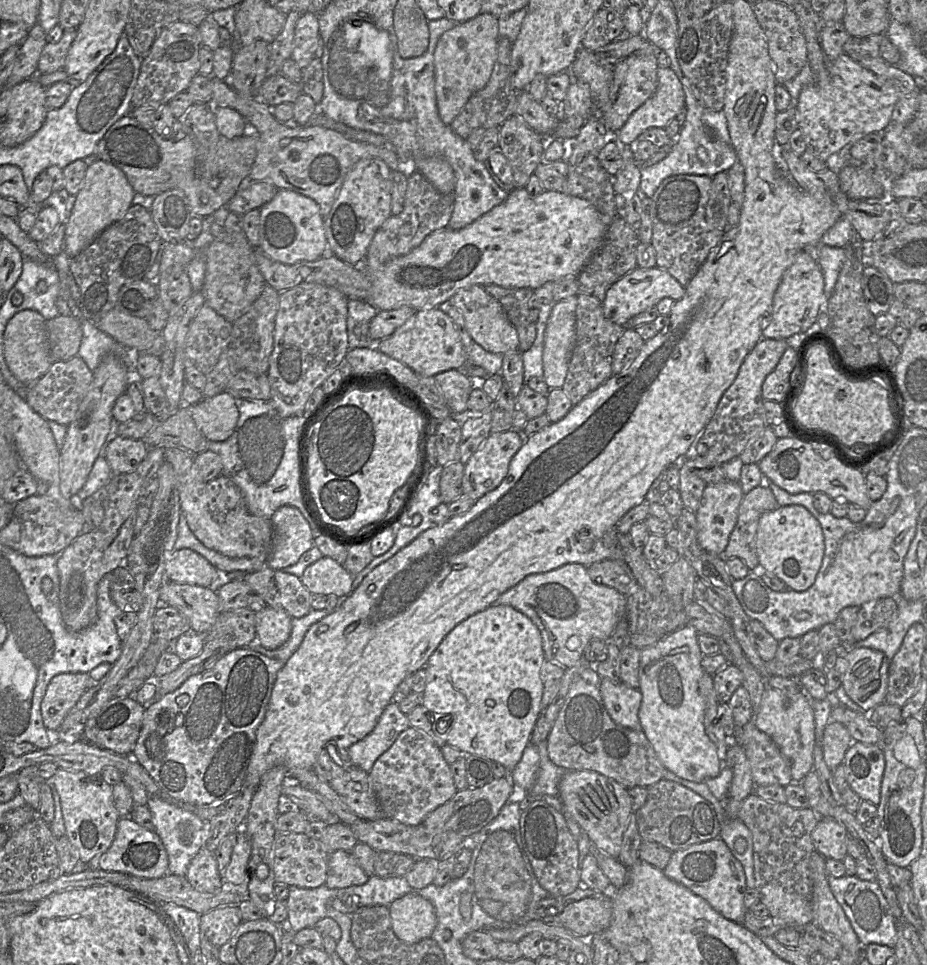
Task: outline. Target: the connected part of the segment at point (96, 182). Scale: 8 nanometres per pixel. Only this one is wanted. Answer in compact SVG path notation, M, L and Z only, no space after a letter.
M92 158L88 161L83 186L76 194L76 200L65 230L65 251L69 258L78 255L104 229L123 218L136 192L127 180L126 175L118 167Z

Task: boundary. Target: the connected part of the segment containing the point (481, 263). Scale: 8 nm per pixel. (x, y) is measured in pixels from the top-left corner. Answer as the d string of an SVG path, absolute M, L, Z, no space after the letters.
M515 187L509 192L509 195L502 203L492 208L489 212L482 215L471 224L458 230L450 229L448 226L435 230L430 233L421 242L421 244L414 248L410 253L397 257L384 264L382 267L379 267L378 269L367 270L365 267L363 267L363 262L356 267L362 268L362 270L370 279L371 287L367 302L376 307L379 311L396 309L402 306L409 306L415 310L431 309L438 307L446 300L450 300L450 298L457 291L469 288L473 285L485 286L489 284L496 284L505 288L531 288L535 290L548 281L556 282L564 277L578 276L593 254L600 247L607 229L608 225L605 223L605 218L588 200L576 196L571 196L561 191L550 190L544 191L542 194L537 196L533 196L527 191L525 187Z

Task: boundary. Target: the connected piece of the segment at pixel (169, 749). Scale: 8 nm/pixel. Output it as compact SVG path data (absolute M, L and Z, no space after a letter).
M238 648L210 668L189 677L175 691L157 697L145 709L133 754L168 799L195 806L221 807L242 789L257 729L265 718L277 674L284 664L249 648Z

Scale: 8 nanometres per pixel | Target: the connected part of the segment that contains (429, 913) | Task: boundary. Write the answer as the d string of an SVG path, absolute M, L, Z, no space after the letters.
M416 891L392 902L389 912L395 935L405 943L431 937L437 924L434 906Z

